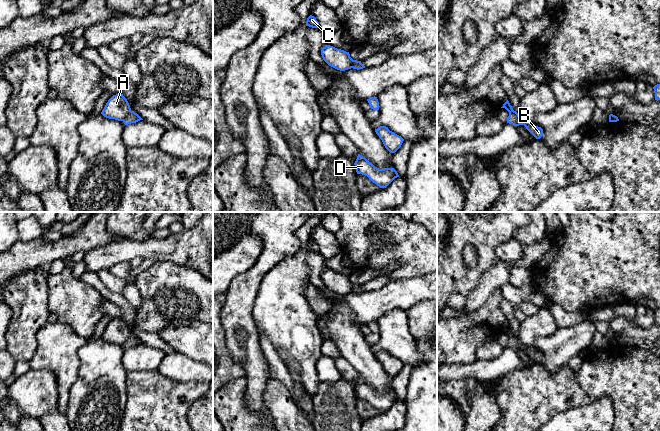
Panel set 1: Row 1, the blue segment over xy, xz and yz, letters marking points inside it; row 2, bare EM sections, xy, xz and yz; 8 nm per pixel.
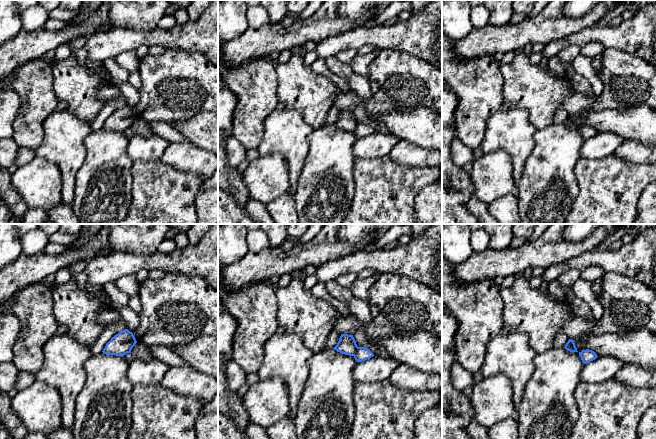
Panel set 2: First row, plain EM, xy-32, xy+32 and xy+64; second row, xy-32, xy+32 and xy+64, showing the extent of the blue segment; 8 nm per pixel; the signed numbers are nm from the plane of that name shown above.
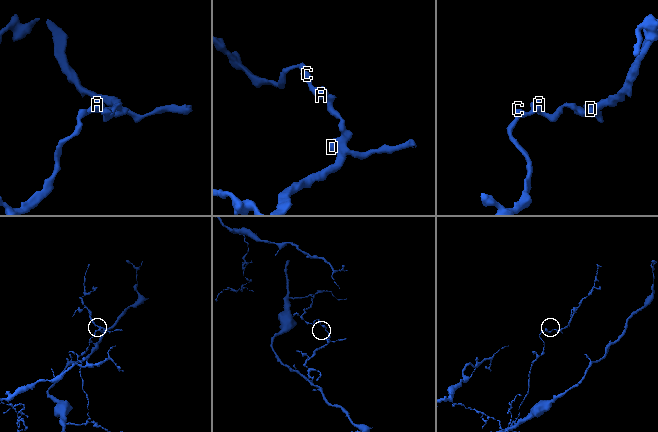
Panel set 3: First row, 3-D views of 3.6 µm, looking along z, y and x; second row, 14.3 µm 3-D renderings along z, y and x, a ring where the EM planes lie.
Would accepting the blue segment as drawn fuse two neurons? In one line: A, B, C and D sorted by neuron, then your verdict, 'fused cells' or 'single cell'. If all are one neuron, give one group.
A C / B D; fused cells

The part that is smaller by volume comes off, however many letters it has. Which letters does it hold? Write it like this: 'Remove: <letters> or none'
Remove: B, D

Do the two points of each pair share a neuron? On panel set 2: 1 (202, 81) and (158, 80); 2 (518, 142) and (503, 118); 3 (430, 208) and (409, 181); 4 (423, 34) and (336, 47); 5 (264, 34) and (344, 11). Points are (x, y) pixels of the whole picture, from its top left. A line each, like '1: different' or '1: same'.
1: same
2: same
3: different
4: same
5: different

